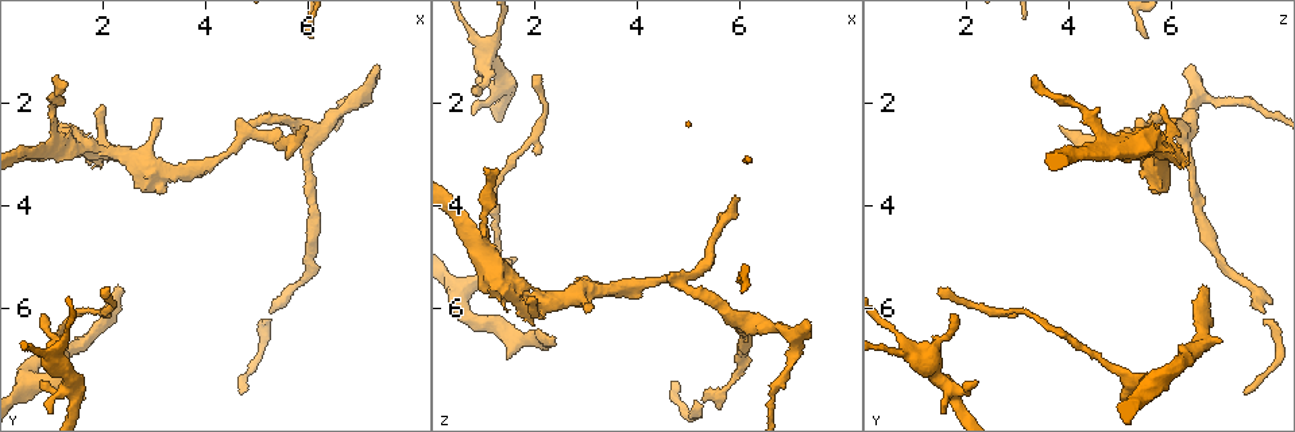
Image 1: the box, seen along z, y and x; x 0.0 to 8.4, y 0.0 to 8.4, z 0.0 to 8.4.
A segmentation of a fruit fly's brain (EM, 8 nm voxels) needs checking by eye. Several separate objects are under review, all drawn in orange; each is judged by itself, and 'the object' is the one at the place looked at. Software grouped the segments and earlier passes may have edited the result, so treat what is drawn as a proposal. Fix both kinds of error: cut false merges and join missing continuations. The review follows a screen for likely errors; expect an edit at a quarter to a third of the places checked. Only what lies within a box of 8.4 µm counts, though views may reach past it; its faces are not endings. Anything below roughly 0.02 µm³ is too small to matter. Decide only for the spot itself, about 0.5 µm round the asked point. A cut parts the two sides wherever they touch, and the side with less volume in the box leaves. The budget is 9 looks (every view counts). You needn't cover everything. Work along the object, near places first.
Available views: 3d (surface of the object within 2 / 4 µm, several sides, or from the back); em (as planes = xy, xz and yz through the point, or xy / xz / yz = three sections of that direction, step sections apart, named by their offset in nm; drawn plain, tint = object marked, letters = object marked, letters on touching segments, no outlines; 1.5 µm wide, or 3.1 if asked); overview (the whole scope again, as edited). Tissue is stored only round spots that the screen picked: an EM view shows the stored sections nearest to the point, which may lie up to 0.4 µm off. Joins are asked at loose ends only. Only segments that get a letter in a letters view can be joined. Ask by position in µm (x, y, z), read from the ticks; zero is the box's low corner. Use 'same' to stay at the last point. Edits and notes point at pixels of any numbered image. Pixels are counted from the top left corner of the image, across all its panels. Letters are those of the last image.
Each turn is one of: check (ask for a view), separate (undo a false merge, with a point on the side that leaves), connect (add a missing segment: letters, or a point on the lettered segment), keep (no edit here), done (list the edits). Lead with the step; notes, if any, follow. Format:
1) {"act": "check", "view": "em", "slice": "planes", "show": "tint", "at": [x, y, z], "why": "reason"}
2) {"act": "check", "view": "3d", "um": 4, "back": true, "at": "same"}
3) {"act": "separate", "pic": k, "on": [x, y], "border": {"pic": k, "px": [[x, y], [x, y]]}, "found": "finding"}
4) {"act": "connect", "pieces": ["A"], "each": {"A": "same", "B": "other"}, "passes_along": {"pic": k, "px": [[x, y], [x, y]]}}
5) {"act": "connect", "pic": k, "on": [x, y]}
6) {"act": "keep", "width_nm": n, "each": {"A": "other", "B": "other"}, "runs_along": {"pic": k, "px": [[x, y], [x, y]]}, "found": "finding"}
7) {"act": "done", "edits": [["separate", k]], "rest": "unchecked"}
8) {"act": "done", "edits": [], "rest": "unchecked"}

{"act": "check", "view": "em", "um": 3.1, "slice": "planes", "show": "letters", "at": [5.95, 2.50, 3.85]}

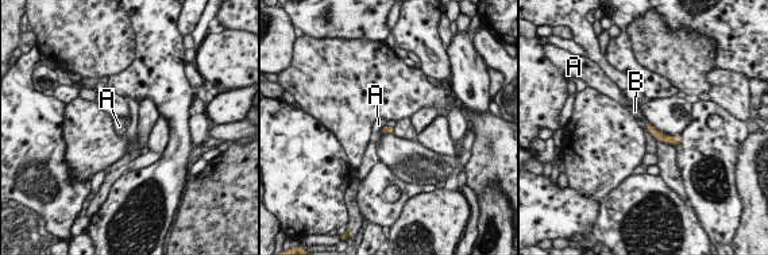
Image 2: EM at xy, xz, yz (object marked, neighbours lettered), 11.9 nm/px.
{"act": "connect", "pieces": ["B"], "each": {"A": "other", "B": "same"}, "passes_along": {"pic": 2, "px": [[659, 136], [647, 124], [635, 111]]}, "found": "it goes on there"}

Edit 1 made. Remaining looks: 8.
{"act": "check", "view": "3d", "um": 4, "back": true, "at": [2.35, 5.55, 6.60], "why": "an open end"}

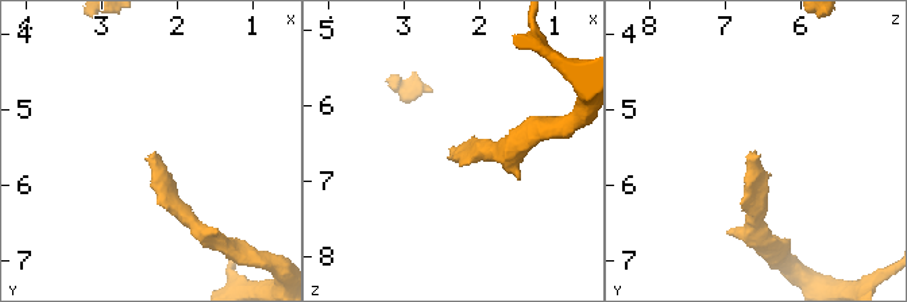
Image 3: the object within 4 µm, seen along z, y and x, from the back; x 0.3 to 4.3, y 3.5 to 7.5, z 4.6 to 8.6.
{"act": "check", "view": "em", "slice": "planes", "show": "letters", "at": [2.35, 5.60, 6.55], "why": "need the tissue"}

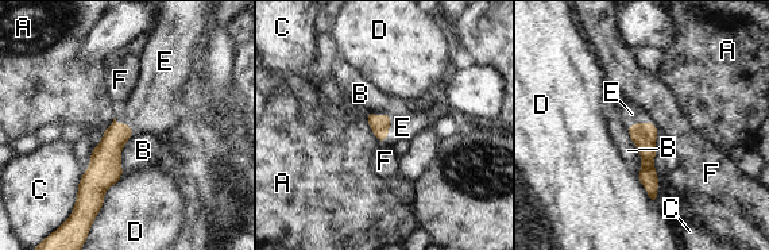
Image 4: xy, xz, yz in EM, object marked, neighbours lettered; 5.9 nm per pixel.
{"act": "connect", "pieces": ["E"], "each": {"A": "other", "B": "other", "C": "other", "D": "other", "E": "same", "F": "other"}, "passes_along": {"pic": 4, "px": [[105, 160], [126, 123], [150, 107]]}, "found": "it goes on there"}

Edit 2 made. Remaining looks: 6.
{"act": "check", "view": "em", "slice": "planes", "show": "letters", "at": [3.80, 3.35, 5.60], "why": "sudden change in width"}

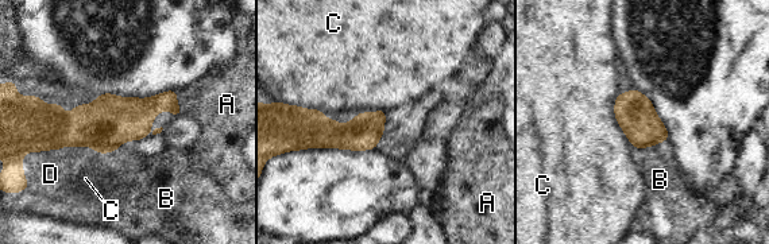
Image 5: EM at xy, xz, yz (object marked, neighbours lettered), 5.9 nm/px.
{"act": "keep", "each": {"A": "other", "B": "other", "C": "other", "D": "other"}, "border": {"pic": 5, "px": [[618, 92], [614, 119], [633, 146]]}, "found": "all the same cell"}

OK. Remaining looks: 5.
{"act": "done", "edits": [["connect", 2], ["connect", 4]], "rest": "unchecked"}

